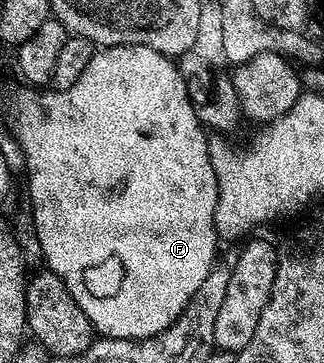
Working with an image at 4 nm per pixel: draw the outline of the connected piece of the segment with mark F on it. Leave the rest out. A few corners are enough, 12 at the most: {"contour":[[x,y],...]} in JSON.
{"contour":[[99,48],[62,87],[86,177],[28,178],[40,256],[143,341],[216,264],[181,68]]}

